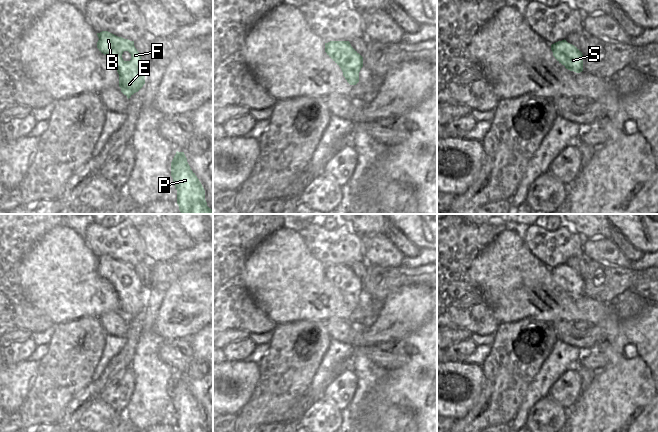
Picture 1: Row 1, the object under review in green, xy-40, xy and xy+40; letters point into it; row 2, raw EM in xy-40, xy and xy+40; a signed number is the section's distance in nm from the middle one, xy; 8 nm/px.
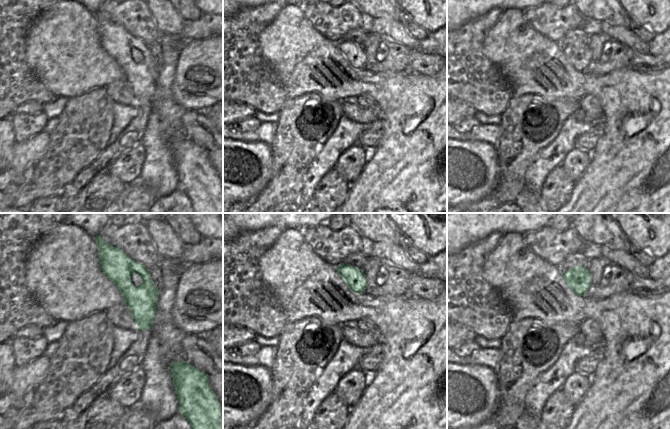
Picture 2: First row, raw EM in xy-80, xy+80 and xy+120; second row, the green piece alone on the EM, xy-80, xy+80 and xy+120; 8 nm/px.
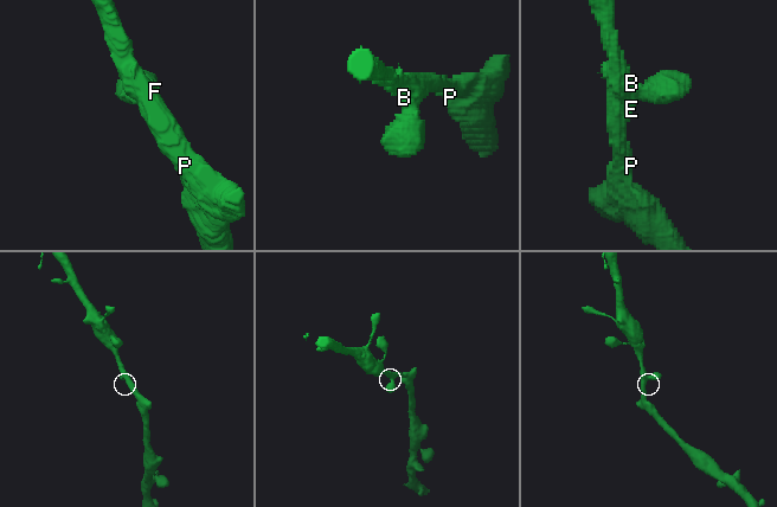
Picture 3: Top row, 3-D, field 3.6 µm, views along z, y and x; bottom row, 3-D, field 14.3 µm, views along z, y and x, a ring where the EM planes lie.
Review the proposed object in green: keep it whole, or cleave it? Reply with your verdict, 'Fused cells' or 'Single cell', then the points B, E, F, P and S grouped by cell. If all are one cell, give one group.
Single cell. Groups: B E F P S.

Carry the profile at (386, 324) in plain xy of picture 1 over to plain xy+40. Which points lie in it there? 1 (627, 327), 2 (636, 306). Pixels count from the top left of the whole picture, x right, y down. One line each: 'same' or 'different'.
1: different
2: same

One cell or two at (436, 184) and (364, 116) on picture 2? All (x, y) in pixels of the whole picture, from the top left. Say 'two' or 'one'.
two

